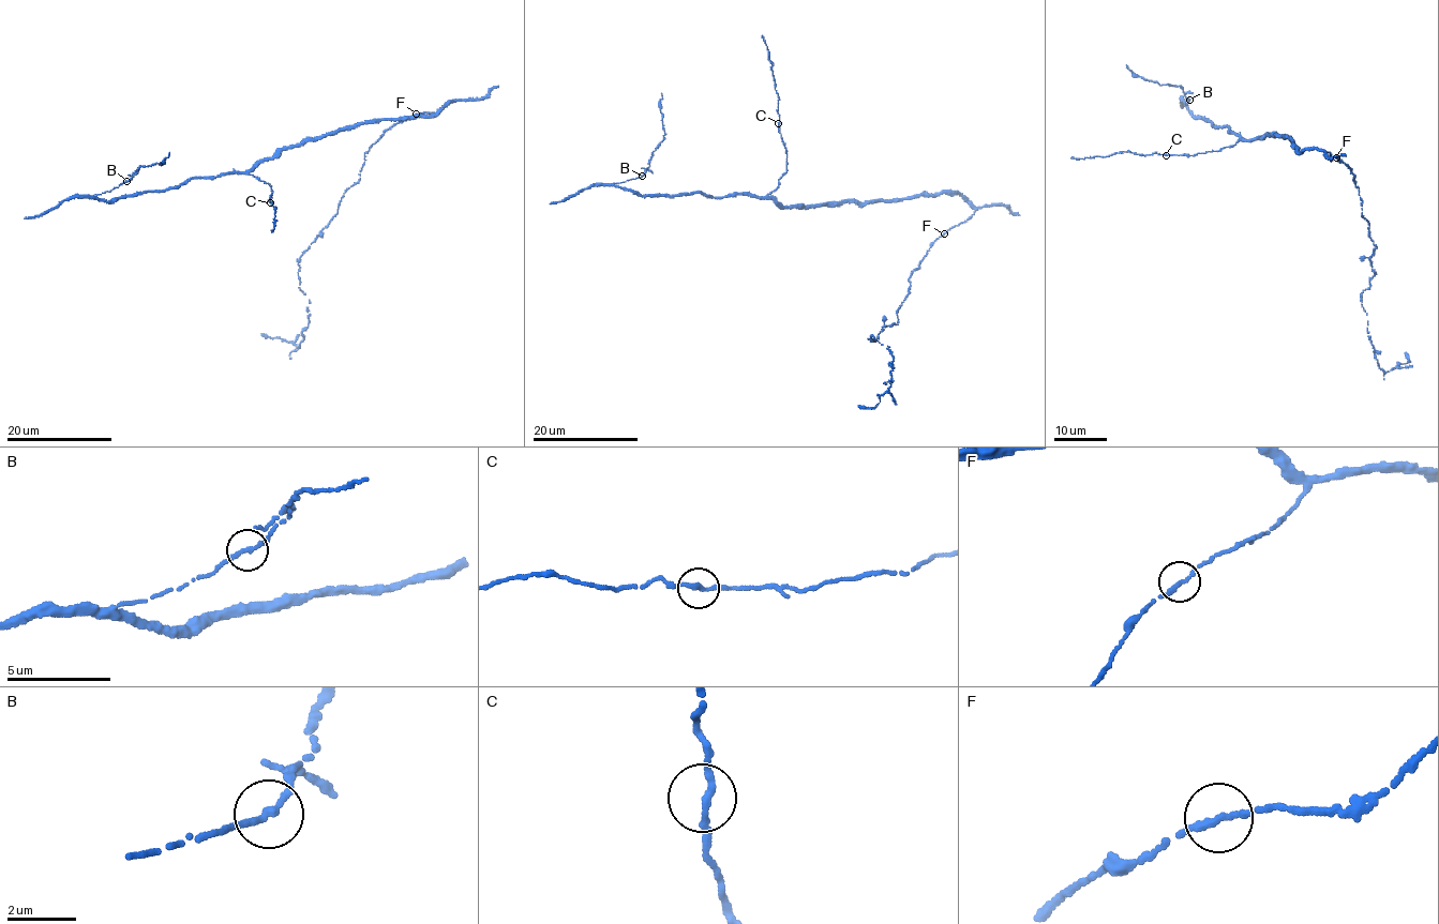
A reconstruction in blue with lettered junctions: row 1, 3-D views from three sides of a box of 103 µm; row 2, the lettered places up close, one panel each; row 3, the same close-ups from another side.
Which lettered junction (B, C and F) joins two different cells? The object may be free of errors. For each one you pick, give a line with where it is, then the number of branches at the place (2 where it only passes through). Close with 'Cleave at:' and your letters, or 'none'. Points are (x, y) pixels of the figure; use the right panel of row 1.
Cleave at: none

